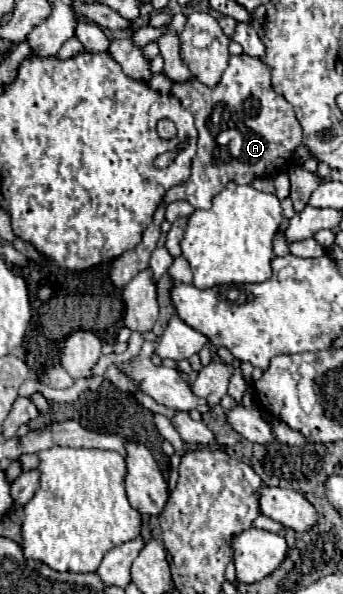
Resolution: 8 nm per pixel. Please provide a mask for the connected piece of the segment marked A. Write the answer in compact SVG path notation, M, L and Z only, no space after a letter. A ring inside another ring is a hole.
M249 54L229 56L227 70L217 86L209 88L209 86L201 84L197 78L189 78L187 82L181 82L181 84L173 82L171 92L195 116L195 126L199 130L199 142L197 142L197 154L193 158L191 178L185 184L175 186L165 194L163 202L167 202L167 204L171 204L175 200L187 200L191 206L207 210L207 208L211 208L211 198L227 182L251 184L255 178L261 178L261 176L275 178L277 174L285 172L293 160L295 150L301 144L301 126L295 116L295 110L281 94L273 92L271 68L261 58L255 58Z

